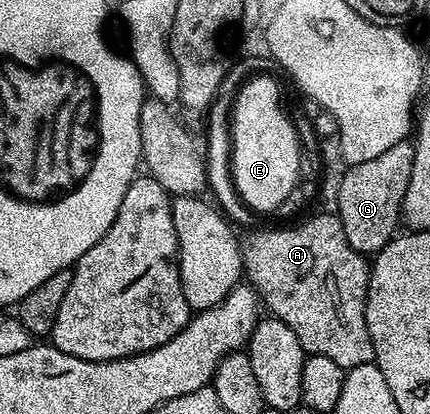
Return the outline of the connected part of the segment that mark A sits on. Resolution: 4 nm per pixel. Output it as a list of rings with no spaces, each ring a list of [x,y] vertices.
[[[320,213],[294,230],[261,230],[244,239],[241,264],[264,309],[292,328],[306,355],[327,356],[348,372],[373,361],[365,315],[370,263],[347,244],[336,213]]]

